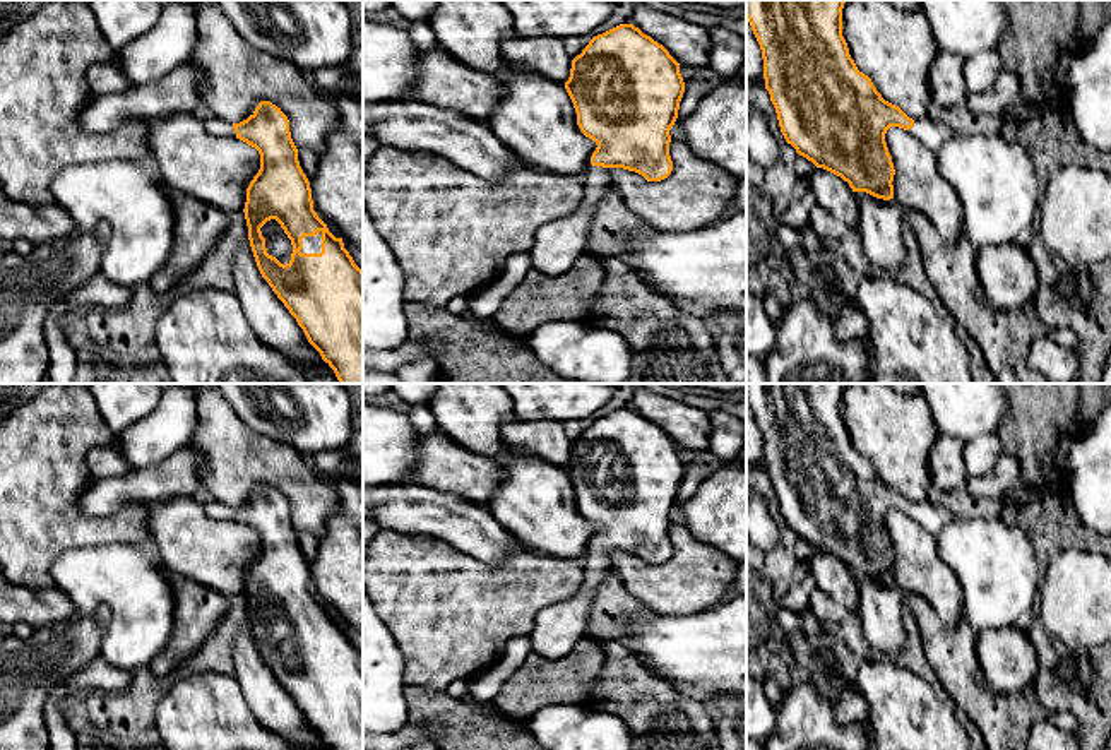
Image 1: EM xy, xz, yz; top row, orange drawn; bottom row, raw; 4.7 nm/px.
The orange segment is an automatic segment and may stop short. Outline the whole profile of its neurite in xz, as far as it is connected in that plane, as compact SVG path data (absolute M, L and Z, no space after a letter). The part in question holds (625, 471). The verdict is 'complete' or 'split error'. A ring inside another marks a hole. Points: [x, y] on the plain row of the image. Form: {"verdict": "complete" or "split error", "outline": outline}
{"verdict": "split error", "outline": "M620 408L594 420L572 443L565 473L577 497L580 515L597 531L591 539L592 551L582 560L584 580L577 594L543 608L529 632L532 651L546 659L565 658L587 637L592 603L603 580L615 572L611 551L642 558L647 565L661 565L673 555L669 514L678 502L685 466L680 447L669 435L633 408Z"}

